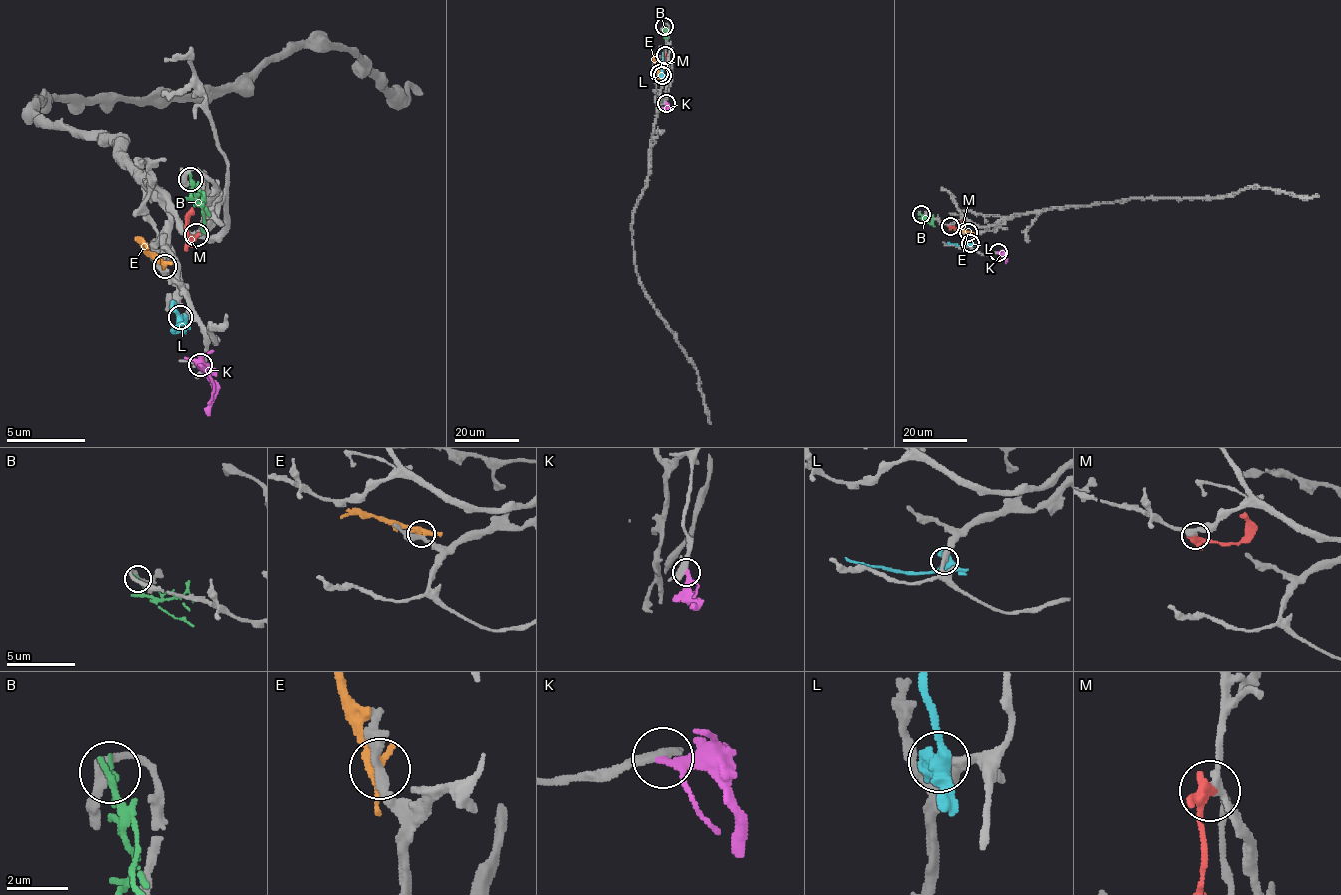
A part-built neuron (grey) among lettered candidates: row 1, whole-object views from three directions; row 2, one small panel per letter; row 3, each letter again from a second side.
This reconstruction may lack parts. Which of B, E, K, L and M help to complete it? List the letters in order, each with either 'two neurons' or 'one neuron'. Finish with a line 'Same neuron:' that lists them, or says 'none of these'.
B: two neurons
E: two neurons
K: two neurons
L: two neurons
M: one neuron
Same neuron: M

